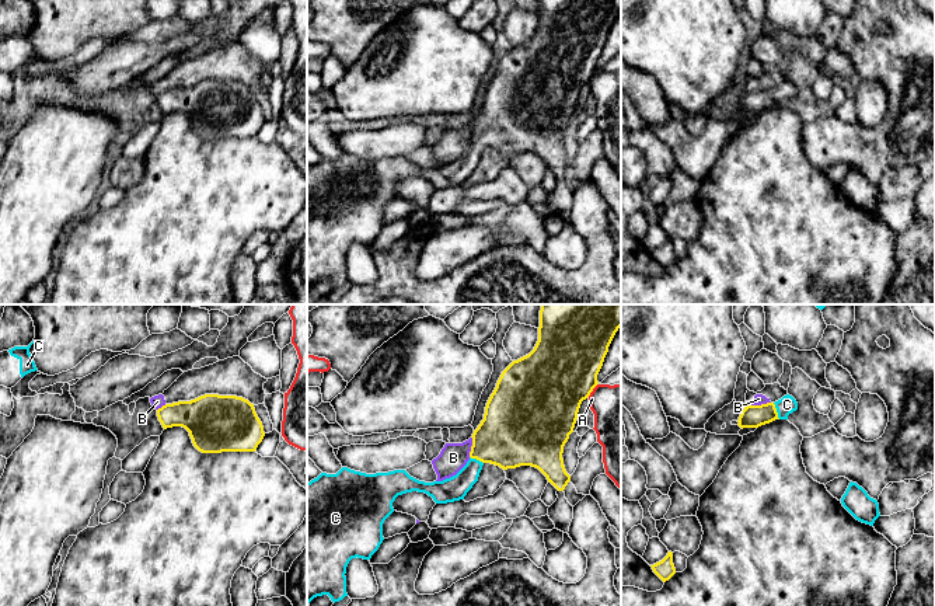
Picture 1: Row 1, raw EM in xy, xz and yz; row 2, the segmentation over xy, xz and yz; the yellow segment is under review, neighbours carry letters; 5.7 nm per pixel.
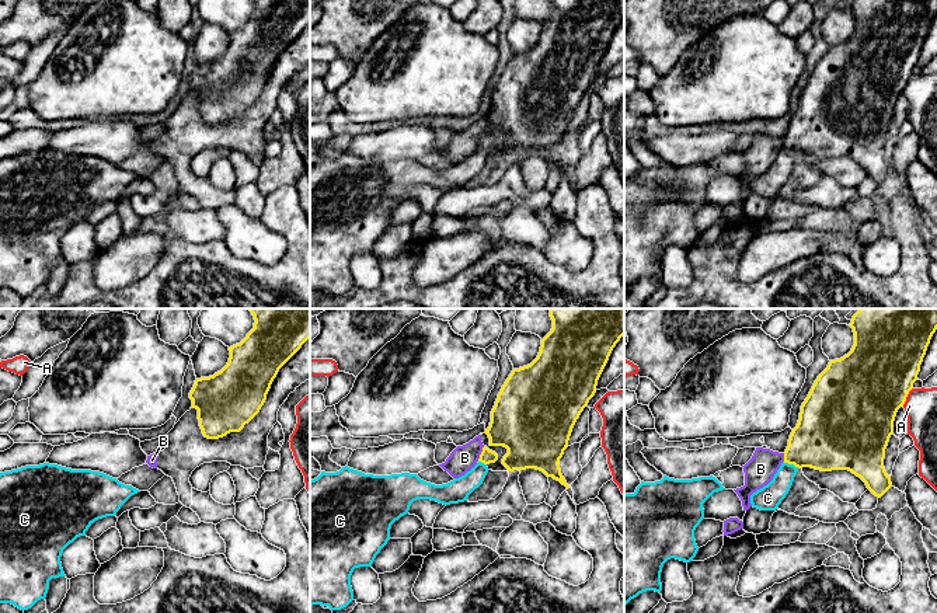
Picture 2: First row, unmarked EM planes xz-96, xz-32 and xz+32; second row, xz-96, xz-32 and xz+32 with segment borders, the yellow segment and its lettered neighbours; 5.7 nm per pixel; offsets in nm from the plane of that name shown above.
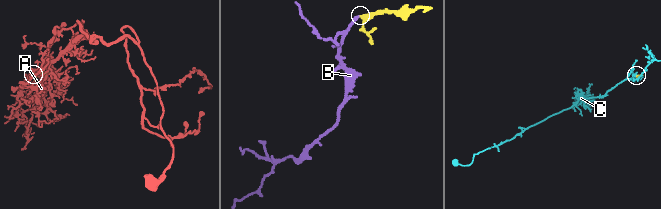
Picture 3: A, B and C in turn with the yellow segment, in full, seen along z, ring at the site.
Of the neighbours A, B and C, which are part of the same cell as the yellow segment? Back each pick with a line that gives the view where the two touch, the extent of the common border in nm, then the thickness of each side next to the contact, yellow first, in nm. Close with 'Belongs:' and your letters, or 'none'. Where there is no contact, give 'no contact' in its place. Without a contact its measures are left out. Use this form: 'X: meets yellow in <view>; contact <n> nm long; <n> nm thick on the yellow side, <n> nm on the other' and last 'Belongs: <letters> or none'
C: meets yellow in yz; contact 100 nm long; 130 nm thick on the yellow side, 100 nm on the other
Belongs: C

